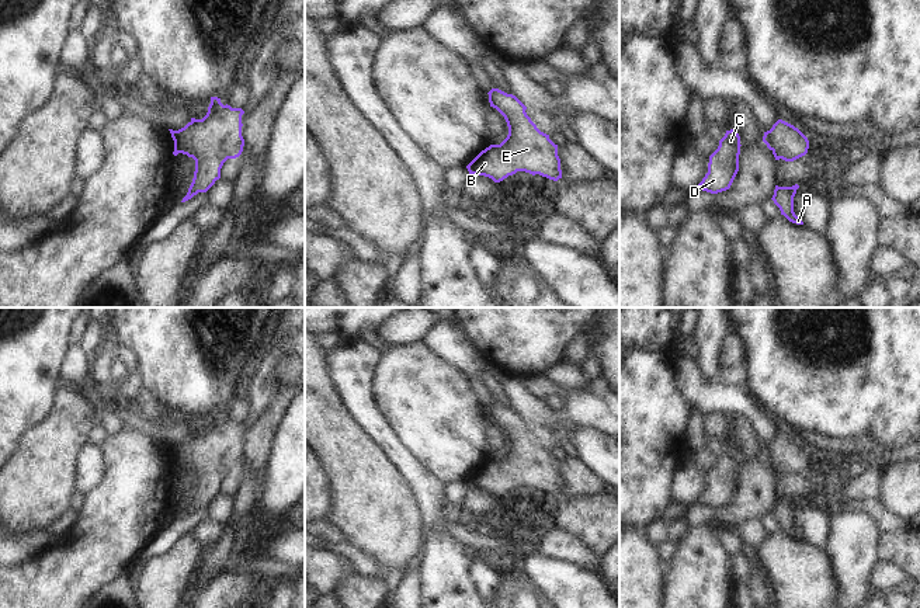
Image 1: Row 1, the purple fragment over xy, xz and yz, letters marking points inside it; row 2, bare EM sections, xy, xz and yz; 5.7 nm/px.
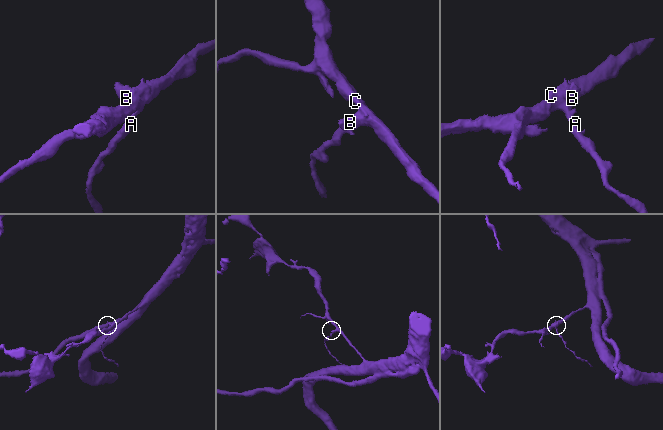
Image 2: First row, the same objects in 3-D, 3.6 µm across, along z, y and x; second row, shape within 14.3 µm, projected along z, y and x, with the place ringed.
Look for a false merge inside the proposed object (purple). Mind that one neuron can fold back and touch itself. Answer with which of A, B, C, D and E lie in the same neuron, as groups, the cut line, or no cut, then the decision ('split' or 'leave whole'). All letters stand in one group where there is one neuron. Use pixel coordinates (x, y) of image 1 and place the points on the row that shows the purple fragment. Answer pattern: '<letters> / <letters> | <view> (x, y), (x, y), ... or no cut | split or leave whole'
A B C D E | no cut | leave whole

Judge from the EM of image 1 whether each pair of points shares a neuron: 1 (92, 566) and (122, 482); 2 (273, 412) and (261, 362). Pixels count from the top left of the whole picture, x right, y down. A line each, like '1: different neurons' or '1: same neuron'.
1: same neuron
2: different neurons

